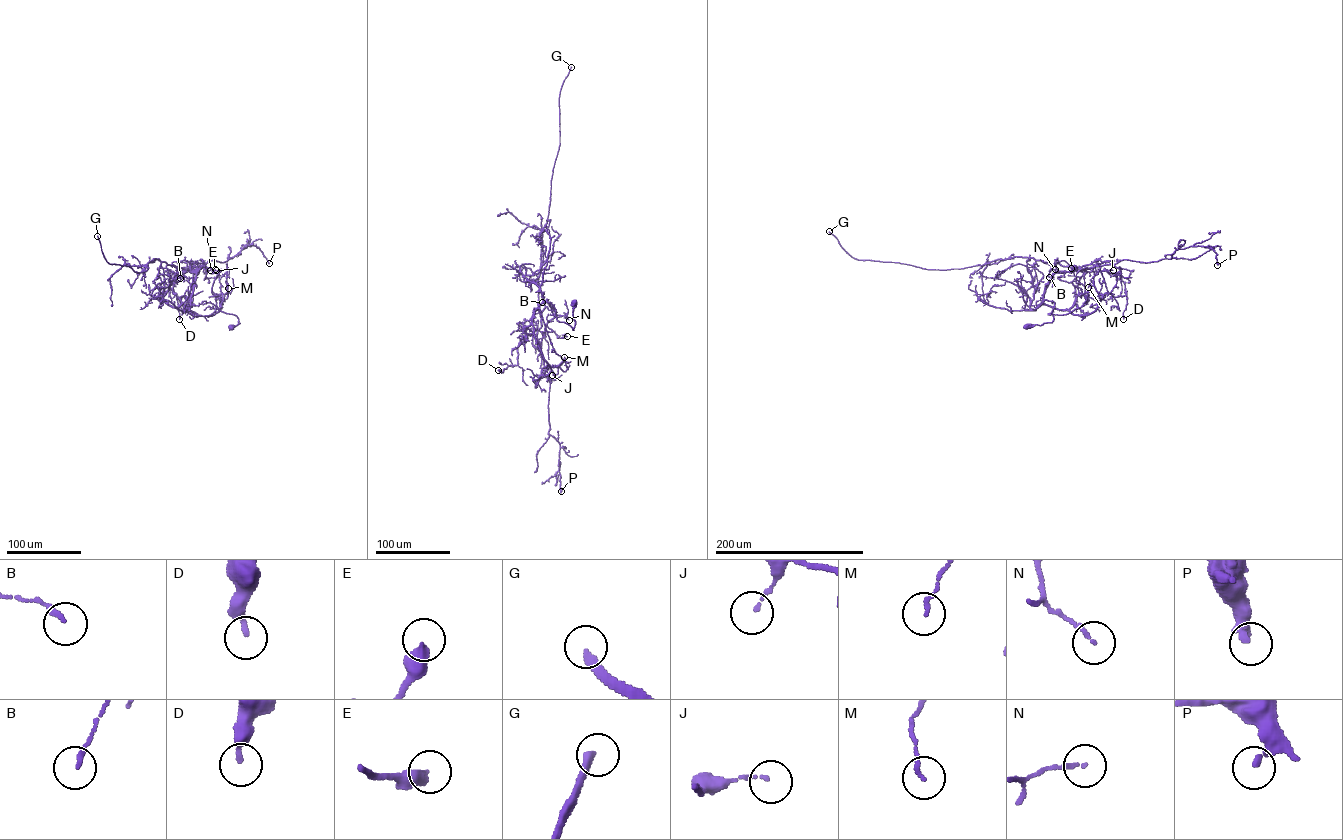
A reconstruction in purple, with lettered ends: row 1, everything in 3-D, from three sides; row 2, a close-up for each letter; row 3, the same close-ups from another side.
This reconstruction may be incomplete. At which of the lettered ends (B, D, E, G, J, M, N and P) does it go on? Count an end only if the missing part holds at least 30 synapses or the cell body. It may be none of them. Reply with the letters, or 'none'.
G

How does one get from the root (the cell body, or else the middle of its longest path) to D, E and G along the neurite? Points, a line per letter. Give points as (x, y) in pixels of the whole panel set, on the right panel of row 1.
D: (1026, 326), (1052, 321), (1054, 302), (1041, 304), (1045, 288), (1056, 272), (1073, 269), (1119, 274), (1123, 319)
E: (1026, 326), (1052, 321), (1054, 302), (1041, 304), (1045, 285), (1057, 271), (1071, 268)
G: (1026, 326), (1052, 321), (1045, 288), (1071, 268), (1019, 256), (946, 270), (858, 260), (829, 231)

